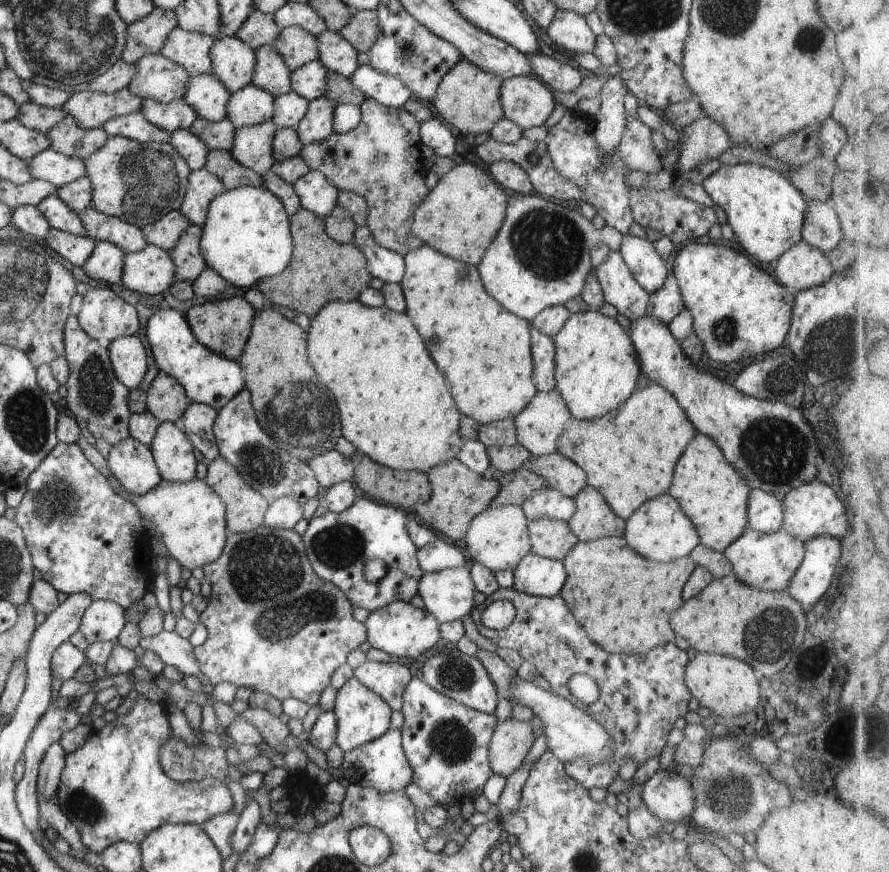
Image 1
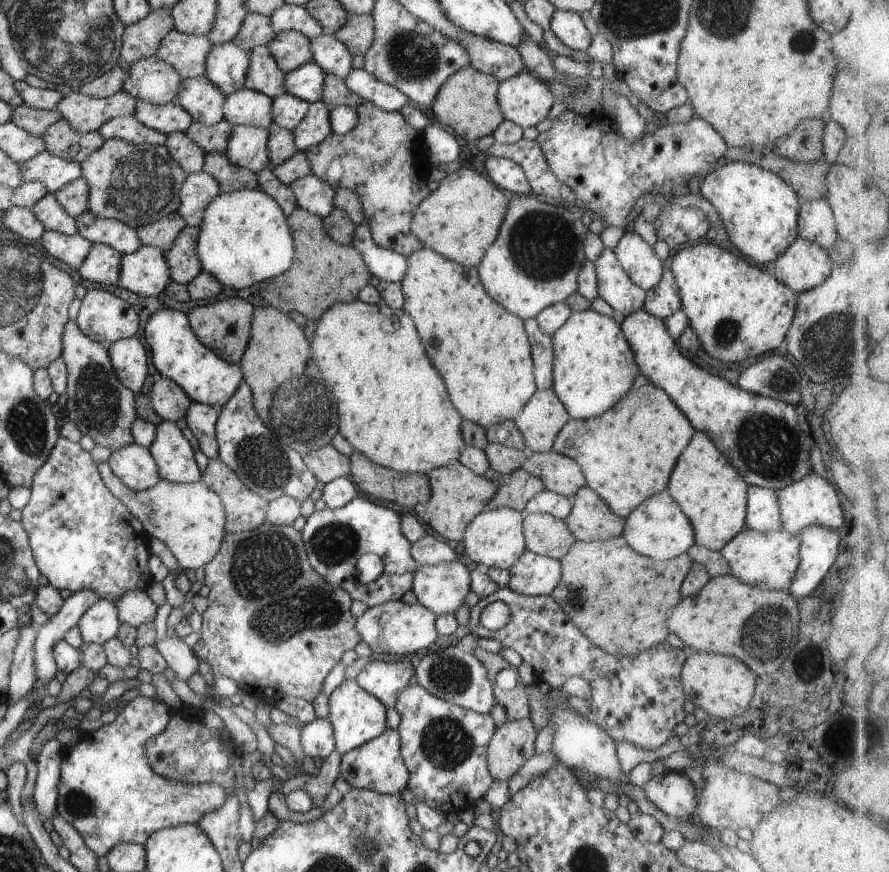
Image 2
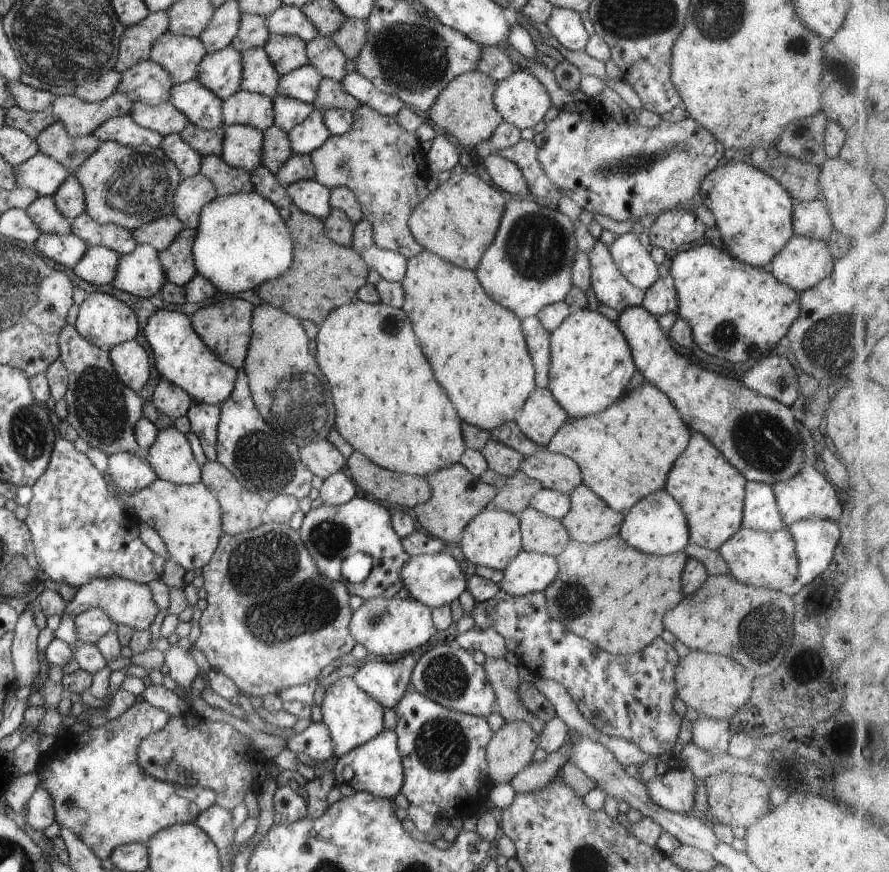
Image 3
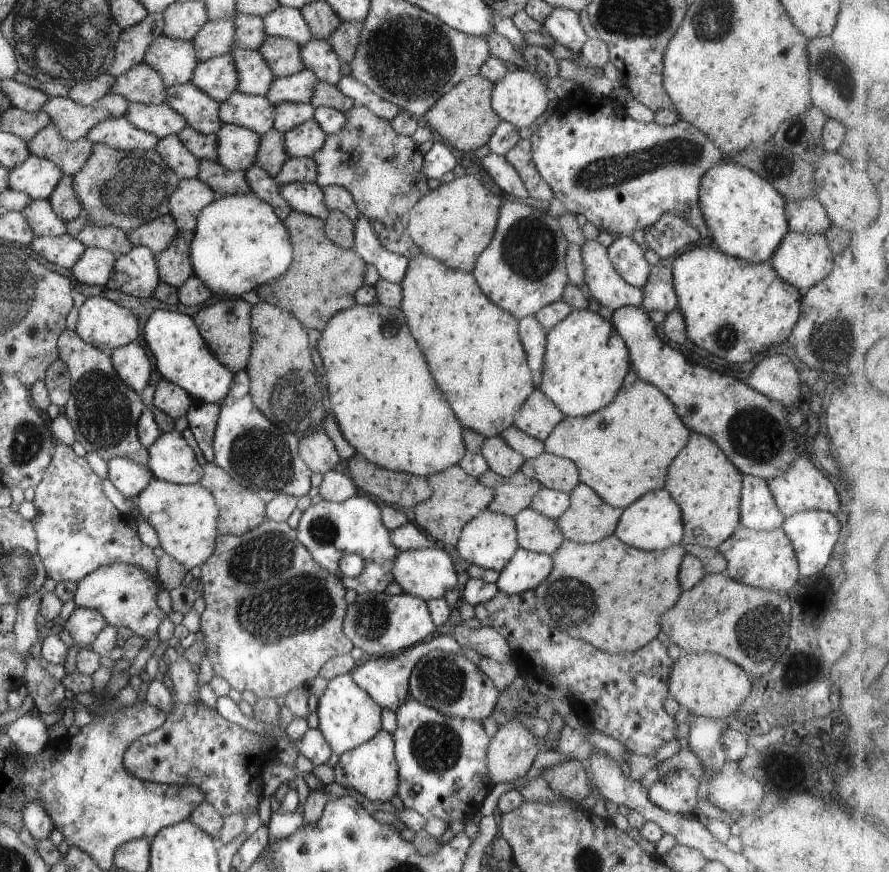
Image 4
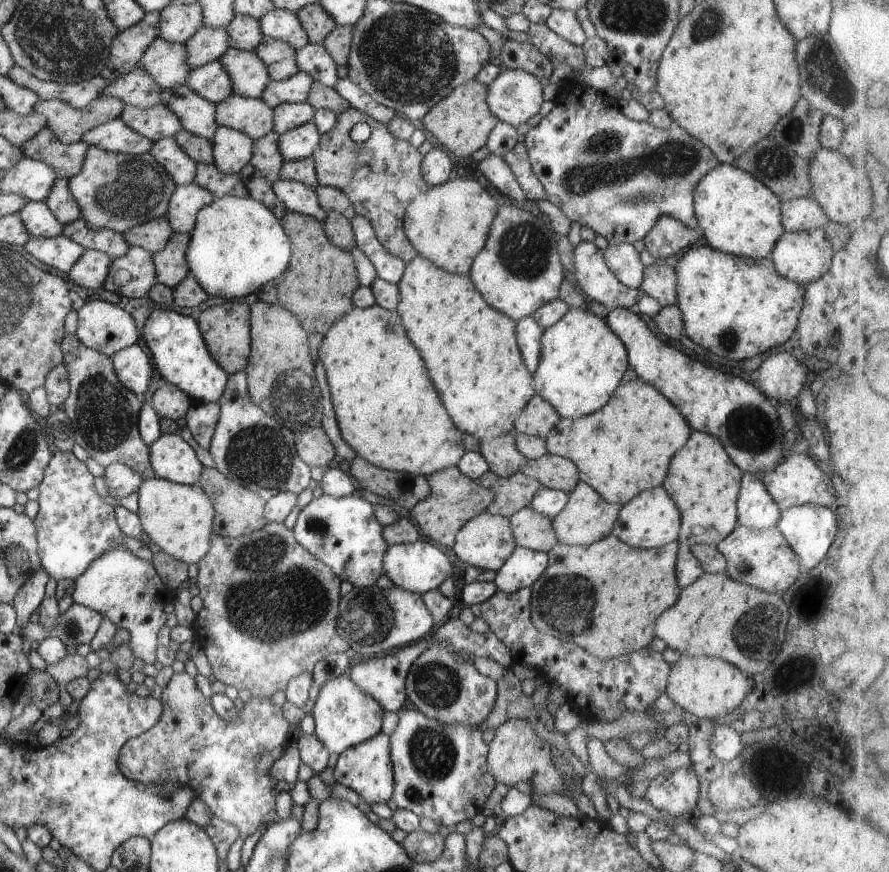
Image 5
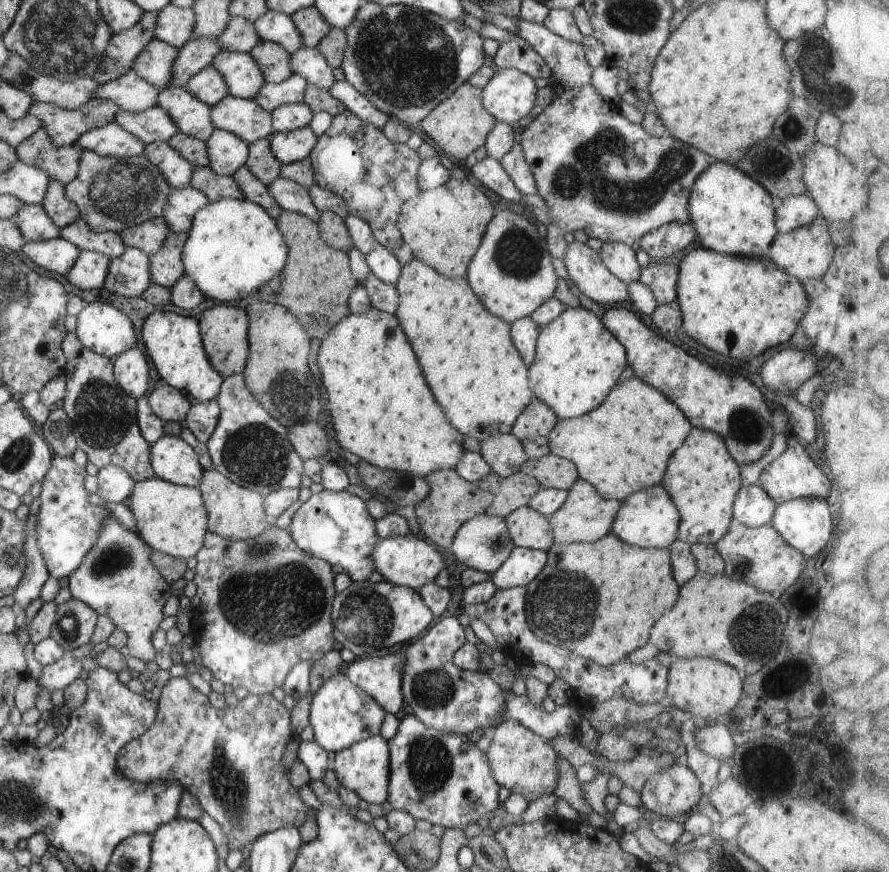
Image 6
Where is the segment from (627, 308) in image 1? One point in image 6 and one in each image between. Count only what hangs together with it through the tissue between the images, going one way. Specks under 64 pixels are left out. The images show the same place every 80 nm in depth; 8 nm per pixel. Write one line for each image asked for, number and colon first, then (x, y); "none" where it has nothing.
2: (614, 286)
3: (611, 288)
4: (605, 285)
5: (597, 282)
6: (587, 273)

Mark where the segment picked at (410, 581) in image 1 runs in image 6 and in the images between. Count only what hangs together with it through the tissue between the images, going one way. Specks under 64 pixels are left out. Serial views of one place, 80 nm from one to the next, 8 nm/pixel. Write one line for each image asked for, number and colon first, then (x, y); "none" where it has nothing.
2: (334, 538)
3: (330, 533)
4: (329, 531)
5: (342, 532)
6: (335, 526)

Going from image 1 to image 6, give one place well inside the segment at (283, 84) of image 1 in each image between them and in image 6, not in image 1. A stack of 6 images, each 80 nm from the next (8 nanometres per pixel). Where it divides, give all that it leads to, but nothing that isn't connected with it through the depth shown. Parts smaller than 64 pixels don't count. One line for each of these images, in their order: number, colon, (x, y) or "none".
2: (264, 75)
3: (259, 76)
4: (254, 76)
5: (248, 74)
6: (241, 73)

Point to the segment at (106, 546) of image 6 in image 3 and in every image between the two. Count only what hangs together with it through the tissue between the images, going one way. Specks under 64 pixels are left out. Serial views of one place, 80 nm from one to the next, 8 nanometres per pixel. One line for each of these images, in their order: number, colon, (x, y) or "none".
3: (127, 602)
4: (126, 596)
5: (119, 585)

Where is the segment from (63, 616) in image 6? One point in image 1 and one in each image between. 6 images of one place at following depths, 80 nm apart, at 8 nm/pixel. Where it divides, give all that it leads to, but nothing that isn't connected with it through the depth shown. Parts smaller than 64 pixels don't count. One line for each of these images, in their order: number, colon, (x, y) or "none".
1: (103, 620)
2: (100, 622)
3: (92, 624)
4: (84, 626)
5: (78, 624)

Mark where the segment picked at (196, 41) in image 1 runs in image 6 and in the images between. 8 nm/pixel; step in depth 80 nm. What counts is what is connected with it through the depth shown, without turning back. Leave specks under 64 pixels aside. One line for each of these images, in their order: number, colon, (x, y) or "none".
2: (185, 53)
3: (180, 56)
4: (175, 60)
5: (166, 63)
6: (154, 64)

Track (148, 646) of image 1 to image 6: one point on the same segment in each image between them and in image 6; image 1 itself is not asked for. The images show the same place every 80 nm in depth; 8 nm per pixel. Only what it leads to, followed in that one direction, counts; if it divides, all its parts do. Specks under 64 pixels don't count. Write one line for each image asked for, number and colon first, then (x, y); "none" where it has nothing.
2: (180, 657)
3: (183, 669)
4: (195, 746)
5: (228, 764)
6: (231, 759)

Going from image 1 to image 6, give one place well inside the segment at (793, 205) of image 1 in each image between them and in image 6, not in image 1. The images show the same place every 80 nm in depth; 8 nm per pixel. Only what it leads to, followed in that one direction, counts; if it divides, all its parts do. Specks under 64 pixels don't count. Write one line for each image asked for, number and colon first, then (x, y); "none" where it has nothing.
2: (759, 211)
3: (753, 213)
4: (746, 215)
5: (740, 216)
6: (732, 214)

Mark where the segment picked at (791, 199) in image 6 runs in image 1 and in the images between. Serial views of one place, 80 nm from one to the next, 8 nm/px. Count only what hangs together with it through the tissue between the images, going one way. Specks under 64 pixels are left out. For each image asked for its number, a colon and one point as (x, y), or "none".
1: (821, 228)
2: (816, 222)
3: (809, 218)
4: (803, 216)
5: (802, 214)

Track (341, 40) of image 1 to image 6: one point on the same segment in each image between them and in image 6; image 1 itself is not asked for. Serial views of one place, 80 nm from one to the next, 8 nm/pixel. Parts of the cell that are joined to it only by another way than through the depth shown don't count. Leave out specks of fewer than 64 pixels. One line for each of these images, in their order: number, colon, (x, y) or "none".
2: (328, 52)
3: (323, 54)
4: (317, 55)
5: (313, 59)
6: (307, 62)

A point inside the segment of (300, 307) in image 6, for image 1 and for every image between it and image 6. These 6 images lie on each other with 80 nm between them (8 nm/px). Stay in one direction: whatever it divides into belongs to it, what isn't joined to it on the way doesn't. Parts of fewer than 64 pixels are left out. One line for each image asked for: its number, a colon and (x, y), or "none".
1: (322, 270)
2: (323, 273)
3: (324, 275)
4: (323, 278)
5: (317, 285)

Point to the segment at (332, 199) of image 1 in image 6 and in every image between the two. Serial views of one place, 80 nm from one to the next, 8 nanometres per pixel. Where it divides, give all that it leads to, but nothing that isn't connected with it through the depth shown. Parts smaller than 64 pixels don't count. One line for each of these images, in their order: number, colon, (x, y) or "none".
2: (315, 196)
3: (310, 197)
4: (306, 198)
5: (297, 197)
6: (289, 195)

